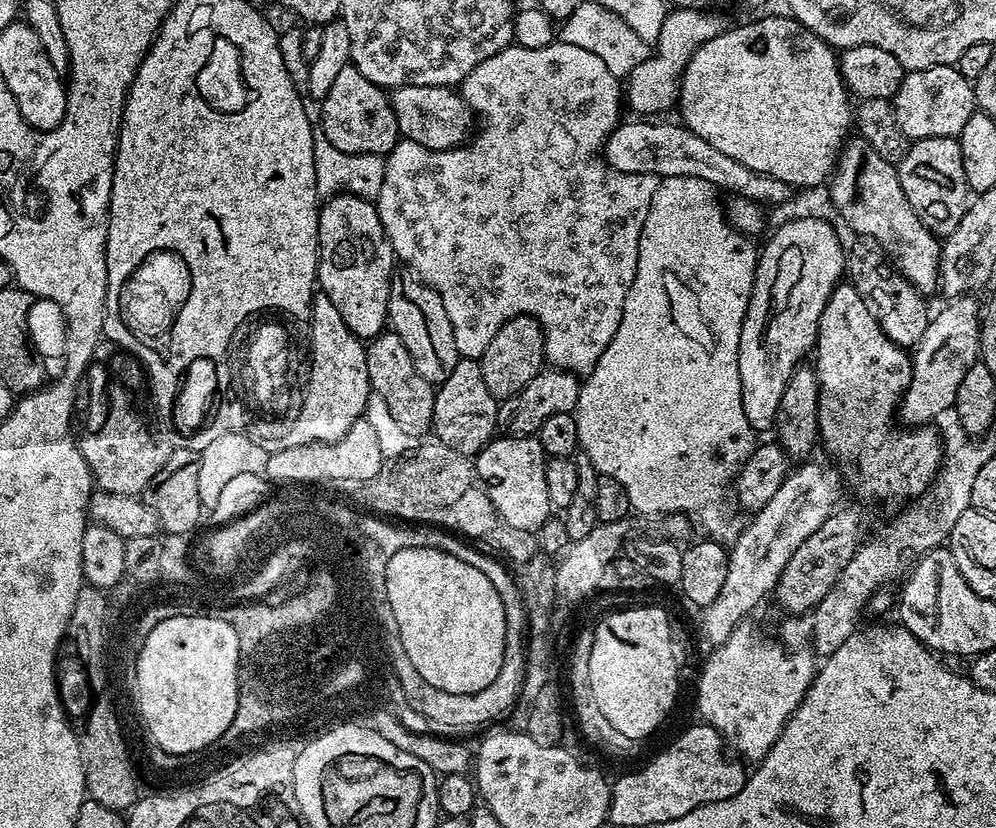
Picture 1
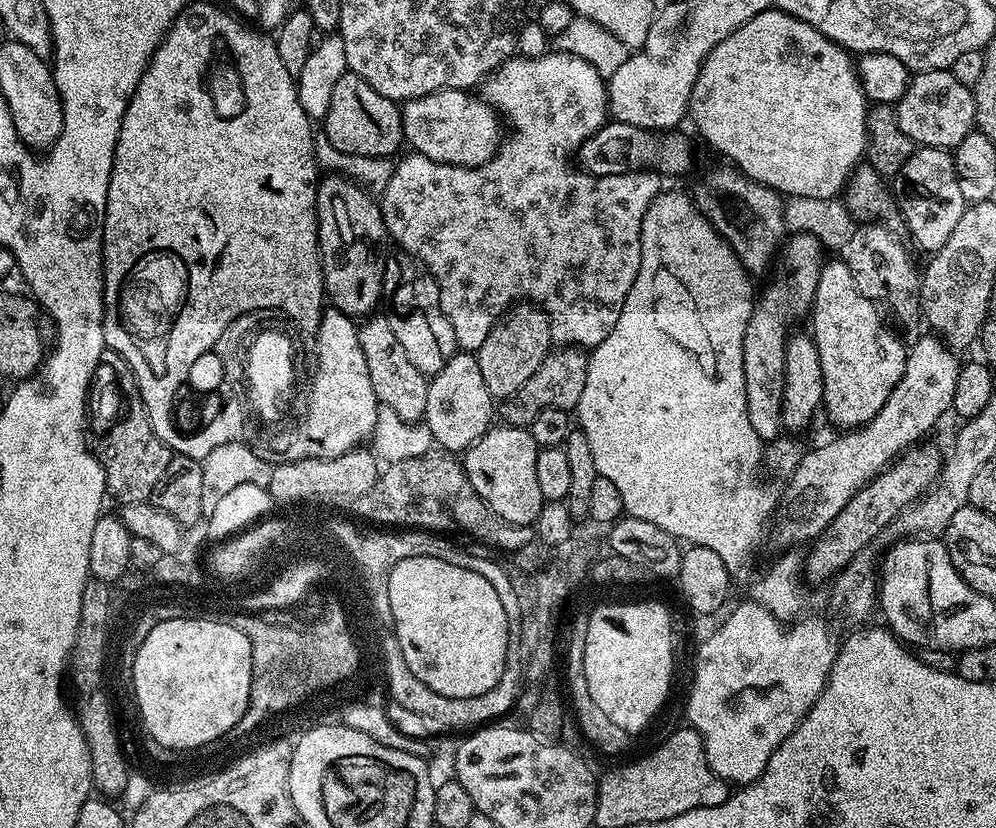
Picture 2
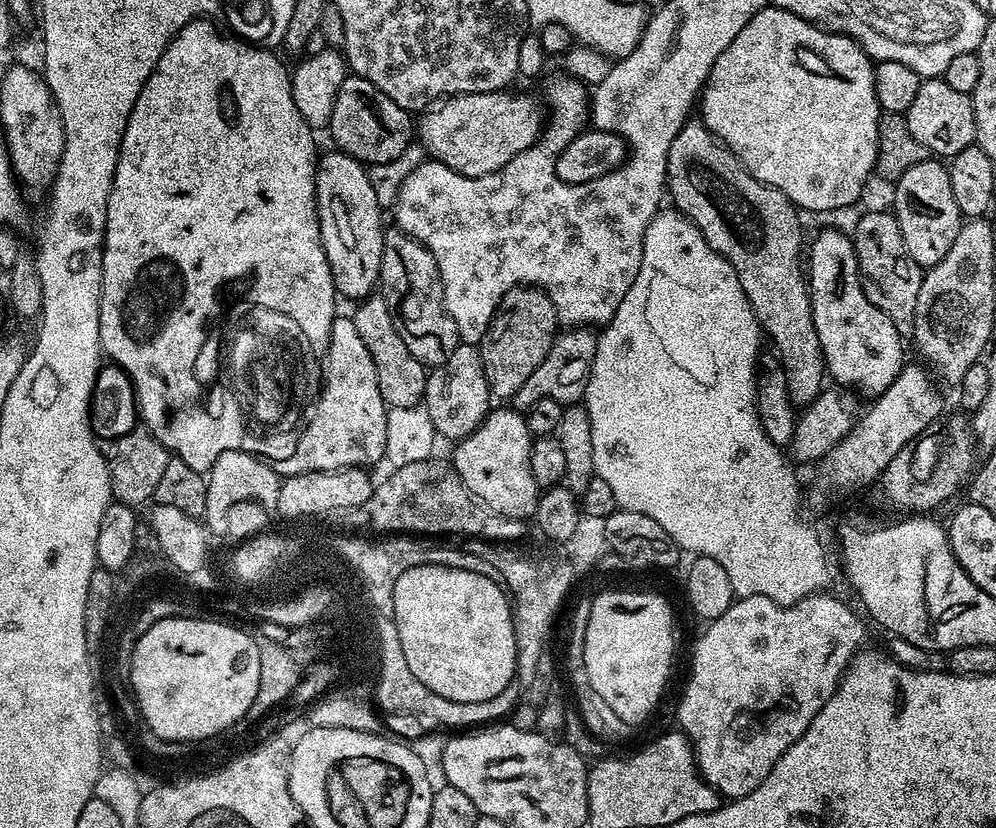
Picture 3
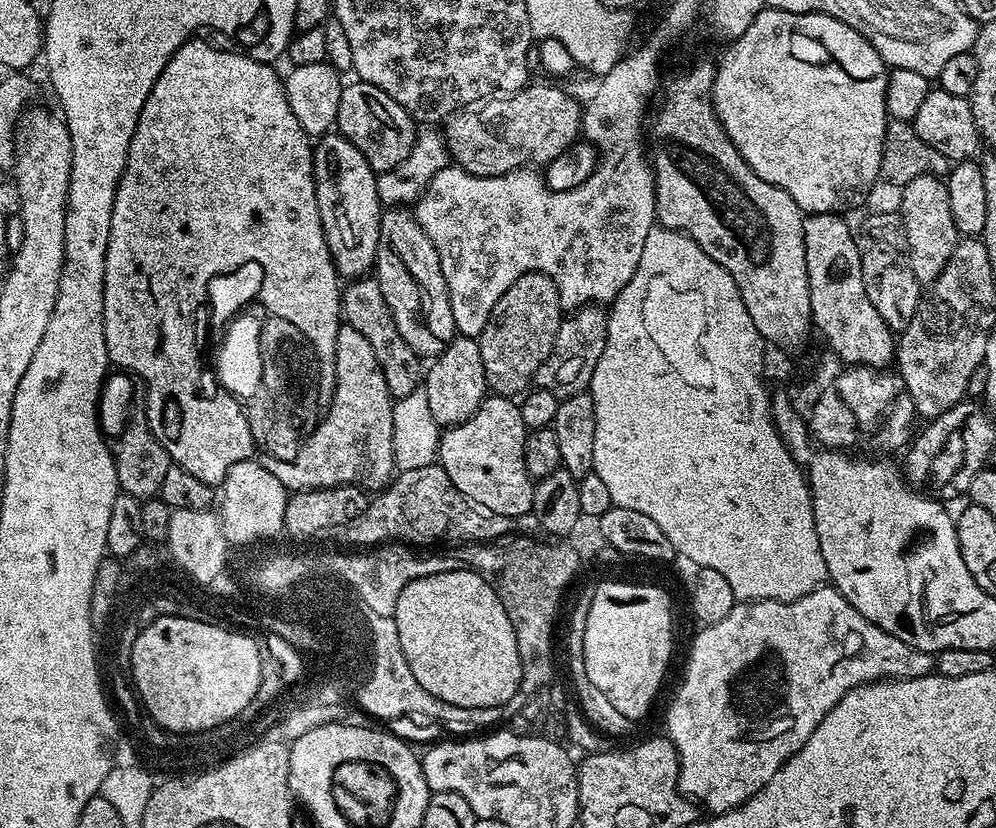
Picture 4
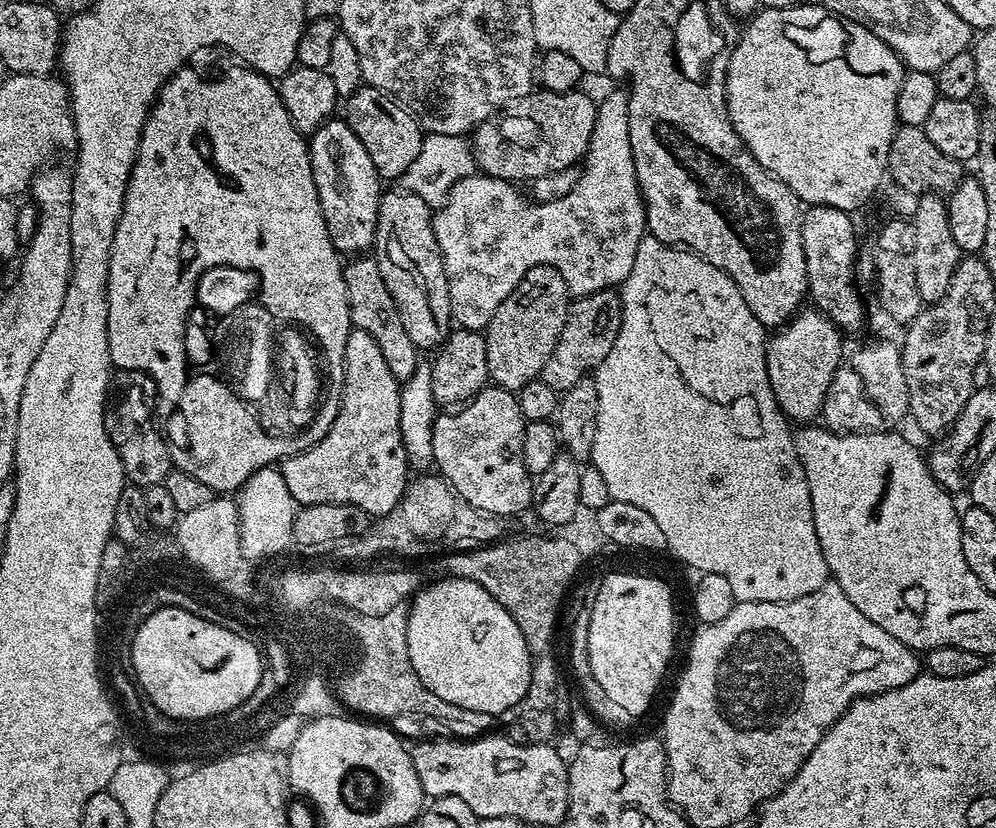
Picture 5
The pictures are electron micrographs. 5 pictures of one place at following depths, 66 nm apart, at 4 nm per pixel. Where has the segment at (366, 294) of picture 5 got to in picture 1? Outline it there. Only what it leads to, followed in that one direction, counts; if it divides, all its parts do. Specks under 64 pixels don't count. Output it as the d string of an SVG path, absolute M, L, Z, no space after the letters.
M385 330L373 340L367 341L364 349L366 354L366 374L372 383L372 391L378 393L386 404L391 417L408 434L417 438L432 432L432 419L434 418L434 398L436 388L414 370L414 358L410 358L410 350L402 346L402 338L391 330Z

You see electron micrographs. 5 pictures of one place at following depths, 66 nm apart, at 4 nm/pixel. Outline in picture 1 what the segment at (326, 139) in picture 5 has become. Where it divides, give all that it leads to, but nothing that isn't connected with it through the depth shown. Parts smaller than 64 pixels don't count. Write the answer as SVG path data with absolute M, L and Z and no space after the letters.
M348 192L327 197L320 208L318 238L320 239L320 261L316 264L316 279L319 291L324 292L326 298L334 302L334 306L338 306L338 314L342 314L342 322L350 326L350 330L358 339L365 342L373 340L385 331L388 324L388 299L394 275L394 269L392 269L394 253L384 233L375 203L364 200L360 196L352 196Z

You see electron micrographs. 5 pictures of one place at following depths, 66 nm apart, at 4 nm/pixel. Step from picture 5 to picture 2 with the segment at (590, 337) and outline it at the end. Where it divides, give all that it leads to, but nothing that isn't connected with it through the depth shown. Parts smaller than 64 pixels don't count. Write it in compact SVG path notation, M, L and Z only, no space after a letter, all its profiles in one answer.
M556 346L548 352L538 370L517 391L499 401L498 416L503 423L515 428L528 428L542 410L557 408L563 412L574 410L582 389L586 386L589 353L575 346Z

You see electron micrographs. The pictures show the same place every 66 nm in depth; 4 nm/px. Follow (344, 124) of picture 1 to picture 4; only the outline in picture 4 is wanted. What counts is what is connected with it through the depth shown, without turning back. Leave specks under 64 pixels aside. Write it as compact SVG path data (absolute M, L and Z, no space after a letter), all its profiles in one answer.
M363 82L345 83L342 98L338 102L338 118L335 131L347 138L358 150L362 150L362 158L379 174L386 170L394 170L410 154L418 135L417 121L390 94L378 90L378 86Z

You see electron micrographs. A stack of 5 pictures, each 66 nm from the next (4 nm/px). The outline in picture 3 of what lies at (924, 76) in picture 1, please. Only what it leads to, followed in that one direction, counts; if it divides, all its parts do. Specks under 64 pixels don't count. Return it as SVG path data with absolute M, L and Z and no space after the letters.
M928 78L921 83L914 102L910 102L906 117L914 138L933 157L951 158L962 150L973 147L976 138L976 123L972 97L967 92L959 92L951 86L946 86L943 78Z

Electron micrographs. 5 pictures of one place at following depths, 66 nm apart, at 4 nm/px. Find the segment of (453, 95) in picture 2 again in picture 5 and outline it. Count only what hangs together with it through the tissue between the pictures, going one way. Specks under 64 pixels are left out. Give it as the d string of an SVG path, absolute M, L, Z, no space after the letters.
M533 90L527 96L512 100L493 116L488 116L477 125L470 136L472 159L483 175L493 176L499 180L513 182L530 182L534 178L542 178L542 174L554 174L554 170L566 170L579 165L588 151L590 134L594 130L596 117L595 99L584 93L584 90L571 92L545 92Z

